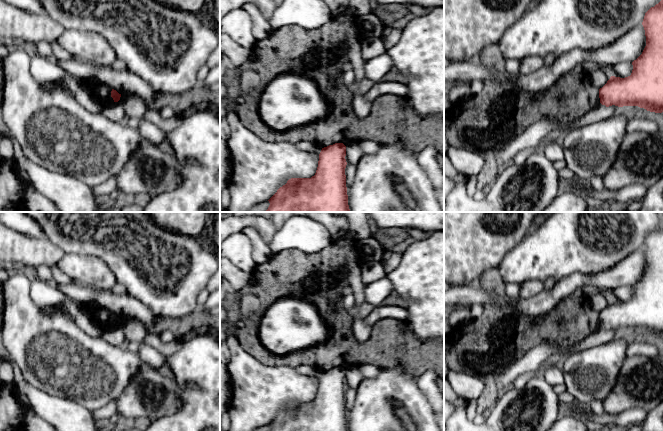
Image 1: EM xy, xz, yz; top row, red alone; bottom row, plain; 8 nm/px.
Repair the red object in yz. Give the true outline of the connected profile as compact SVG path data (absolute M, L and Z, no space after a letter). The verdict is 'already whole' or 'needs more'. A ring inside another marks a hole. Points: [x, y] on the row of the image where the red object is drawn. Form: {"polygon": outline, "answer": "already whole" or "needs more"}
{"polygon": "M663 0L651 7L644 16L642 25L645 30L646 46L642 54L632 62L633 70L625 78L611 76L599 89L600 103L606 107L615 105L638 106L647 111L663 112Z", "answer": "already whole"}

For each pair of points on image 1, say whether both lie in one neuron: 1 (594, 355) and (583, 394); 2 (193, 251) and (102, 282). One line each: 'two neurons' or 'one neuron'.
1: one neuron
2: two neurons

